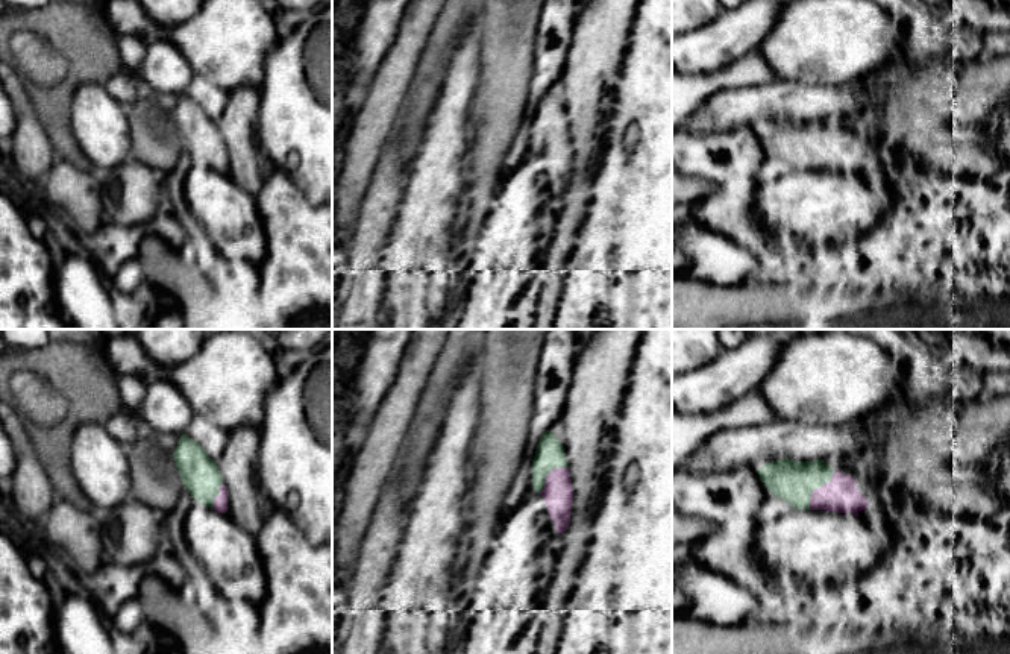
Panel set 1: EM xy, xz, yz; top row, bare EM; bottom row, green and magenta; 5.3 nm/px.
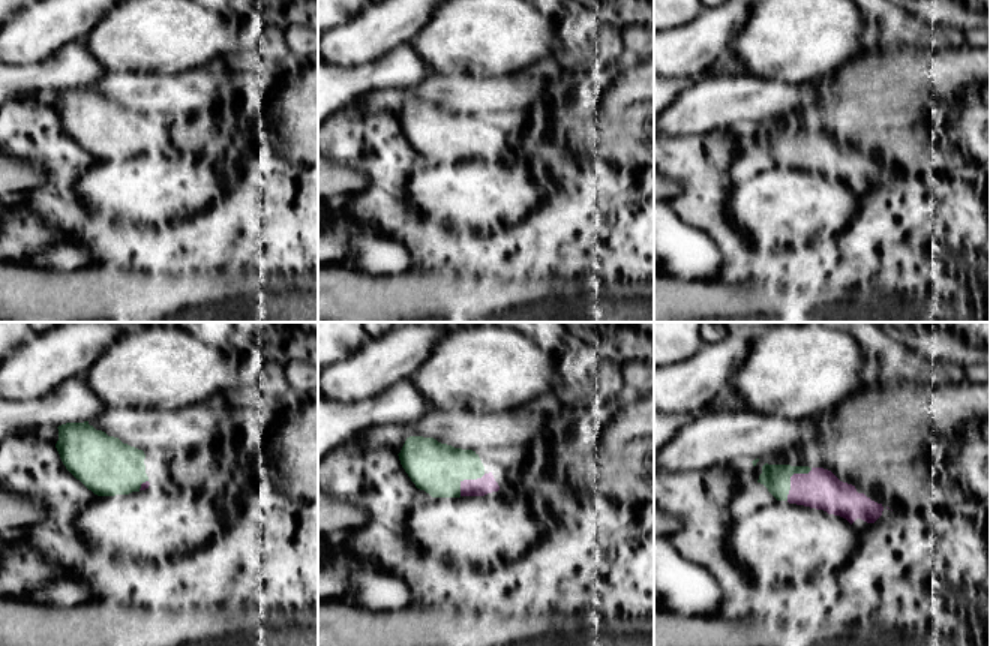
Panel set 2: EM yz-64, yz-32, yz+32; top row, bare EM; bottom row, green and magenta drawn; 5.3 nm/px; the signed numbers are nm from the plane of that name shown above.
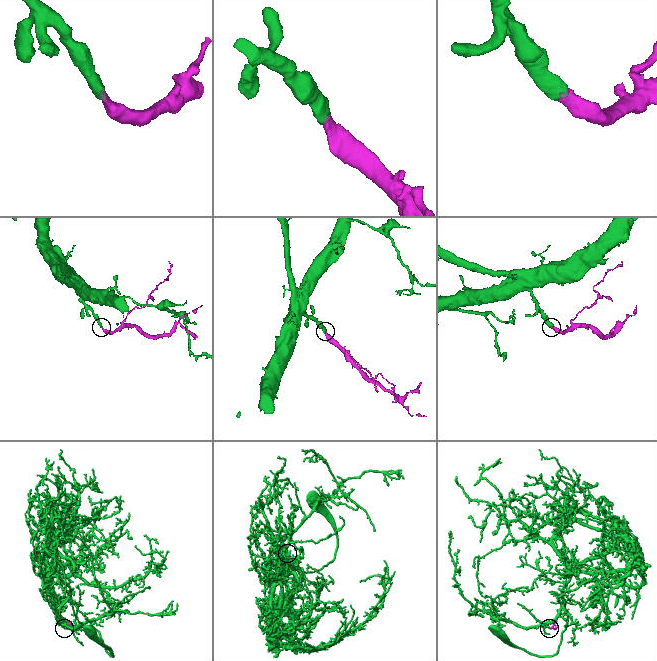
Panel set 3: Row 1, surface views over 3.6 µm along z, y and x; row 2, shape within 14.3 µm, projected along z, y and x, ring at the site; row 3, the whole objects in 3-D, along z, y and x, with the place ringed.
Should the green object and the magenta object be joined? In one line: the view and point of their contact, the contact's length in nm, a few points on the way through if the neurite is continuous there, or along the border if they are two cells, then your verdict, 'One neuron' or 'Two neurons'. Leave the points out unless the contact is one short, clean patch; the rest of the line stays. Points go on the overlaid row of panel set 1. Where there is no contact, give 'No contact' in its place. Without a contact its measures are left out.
Touches green at yz (816, 487). Shared border 260 nm. Path across: yz (793, 481), (816, 487), (830, 489), (840, 495). One neuron

